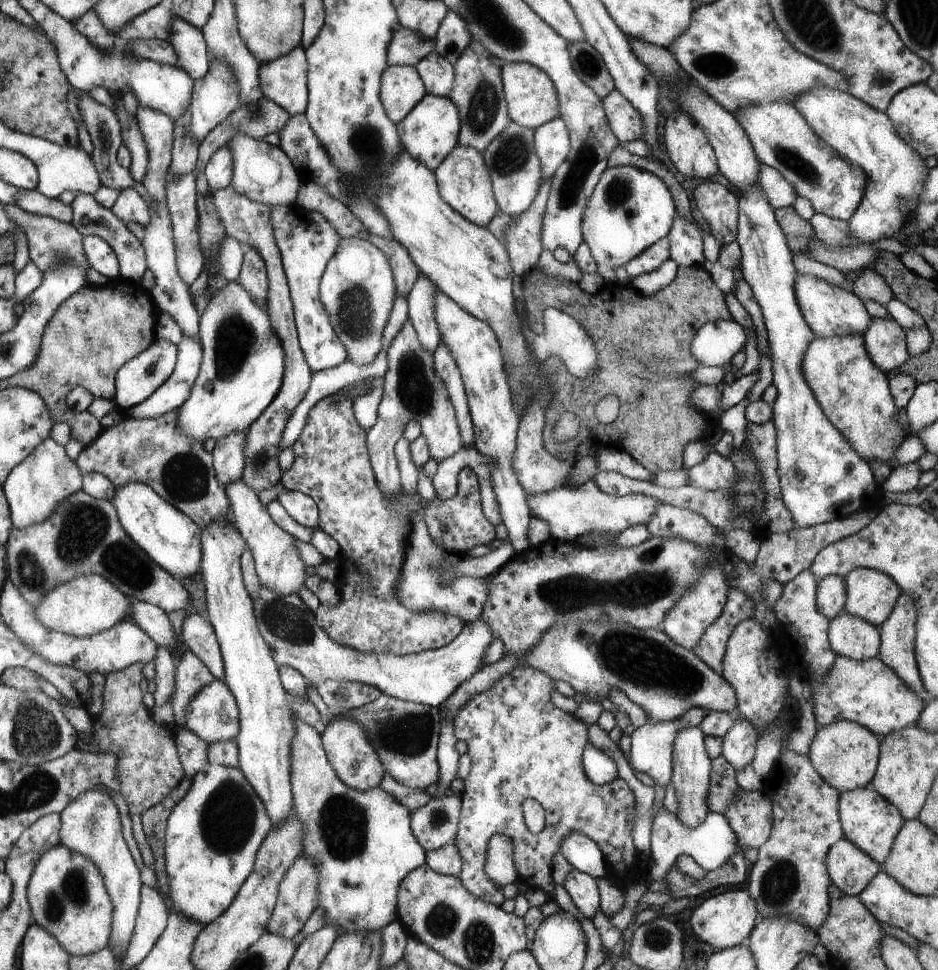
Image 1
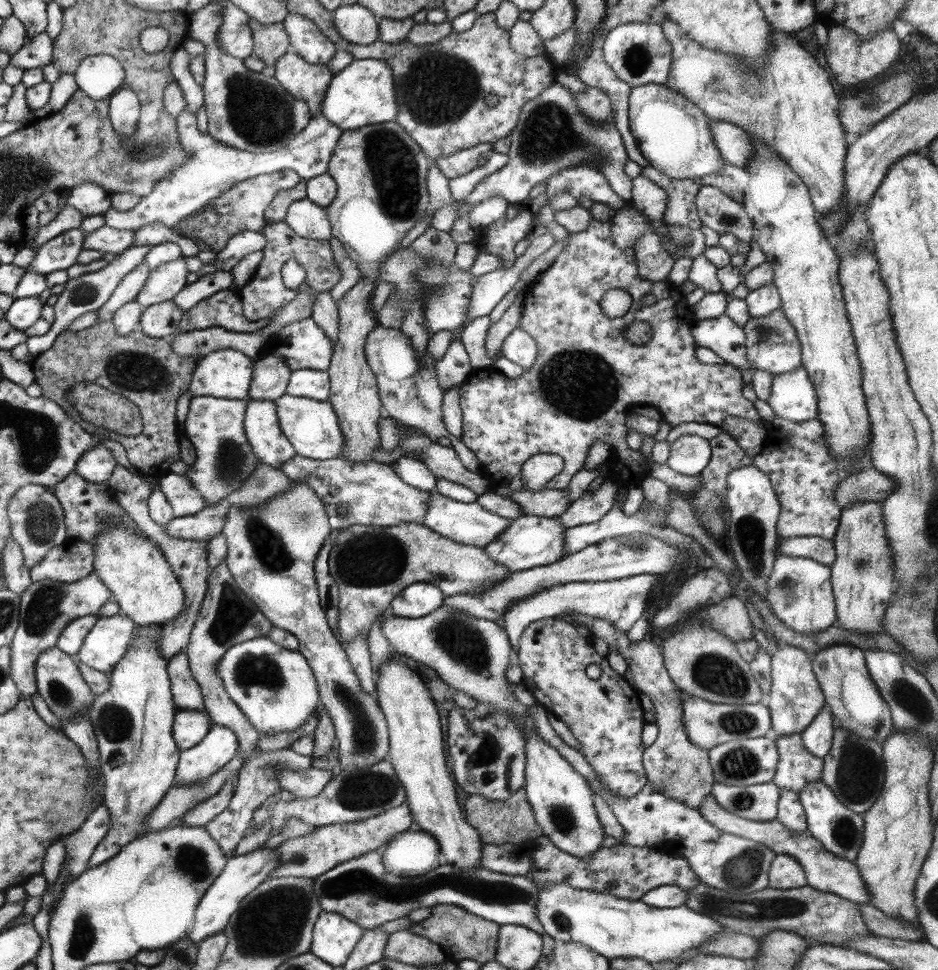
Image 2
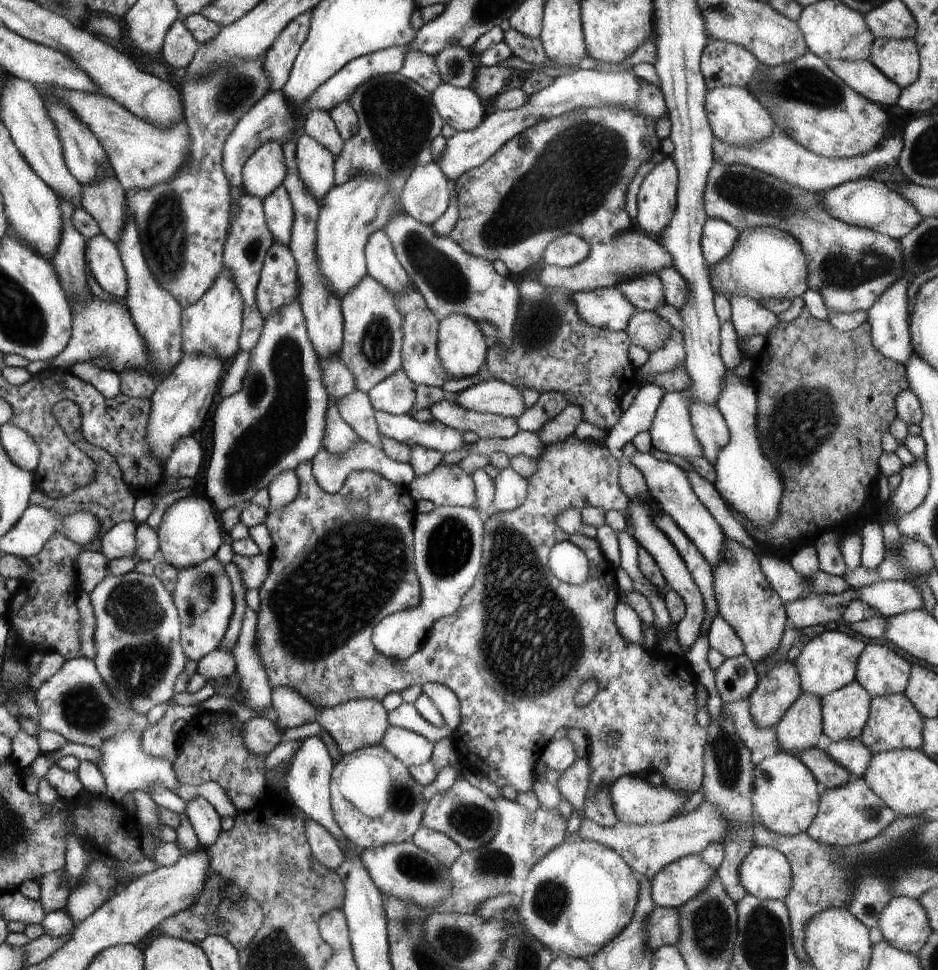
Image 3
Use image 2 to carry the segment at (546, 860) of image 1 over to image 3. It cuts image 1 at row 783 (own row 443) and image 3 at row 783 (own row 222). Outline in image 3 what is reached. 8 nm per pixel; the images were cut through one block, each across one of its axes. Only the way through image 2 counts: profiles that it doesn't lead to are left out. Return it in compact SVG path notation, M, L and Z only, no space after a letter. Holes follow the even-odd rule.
M575 434L565 438L563 442L557 442L553 446L545 446L545 454L537 460L537 472L527 480L527 498L521 506L517 506L515 510L511 512L497 512L497 514L491 514L487 520L485 520L485 530L483 530L483 558L481 558L481 568L473 580L473 586L469 588L469 592L461 598L461 606L457 608L455 614L451 616L445 616L441 620L437 620L433 624L433 628L429 630L427 638L423 640L421 648L407 660L395 660L395 658L389 658L385 654L381 654L373 642L371 642L371 634L373 634L373 628L389 614L395 614L395 612L403 612L403 610L413 610L419 602L421 602L421 584L419 584L419 576L417 576L417 568L415 568L415 556L413 552L409 550L407 552L407 544L413 544L413 538L415 534L411 534L411 526L415 526L415 520L413 516L415 514L415 506L417 502L413 502L409 496L409 490L405 486L397 486L393 482L389 482L387 478L383 478L381 474L377 472L351 472L347 476L347 480L343 482L343 486L339 488L337 494L327 494L325 490L321 490L321 486L317 484L317 480L313 478L313 472L309 468L309 460L301 462L297 468L295 468L295 474L299 478L299 494L297 498L283 506L283 508L277 508L277 510L267 510L269 516L265 518L265 526L267 526L267 534L269 538L273 540L273 546L271 546L271 564L269 564L269 574L265 578L265 582L261 584L259 588L259 612L257 612L257 652L259 652L259 658L261 658L261 664L263 668L267 670L267 682L271 688L281 688L281 686L287 686L287 688L293 688L299 696L303 696L313 708L317 710L323 710L323 708L337 708L337 706L343 706L347 702L355 702L355 700L377 700L381 702L387 694L401 694L405 688L413 686L413 684L443 684L447 688L453 690L453 694L459 698L459 704L461 704L461 722L455 730L455 744L459 748L459 760L467 760L471 768L477 768L479 774L483 774L491 784L495 784L499 790L503 786L511 786L517 794L525 794L525 792L531 792L533 790L533 782L535 782L535 766L539 762L539 756L541 752L545 750L547 742L553 738L553 734L561 728L567 728L567 730L583 730L587 734L587 740L589 740L589 752L587 752L587 760L589 760L589 788L587 788L587 798L591 798L599 788L609 788L617 778L621 776L639 776L639 774L645 774L645 772L659 772L665 780L665 786L673 788L675 792L683 792L683 794L693 794L695 790L701 788L701 780L703 780L703 754L705 754L705 742L707 742L707 730L703 730L703 726L697 724L697 708L695 708L695 686L697 686L697 676L693 674L689 662L683 658L683 656L671 656L671 654L663 654L661 658L649 650L643 650L639 646L633 646L629 644L627 640L623 640L619 636L619 630L615 626L615 606L619 602L619 588L617 588L617 576L615 576L615 566L611 562L605 560L597 540L593 538L587 538L587 536L571 536L571 534L565 534L561 528L557 528L555 524L555 516L561 512L561 510L567 510L567 508L575 508L575 510L581 510L581 508L601 508L603 512L625 512L627 506L629 506L629 500L627 496L623 496L619 484L617 484L617 470L621 466L621 460L617 460L611 450L601 442L601 444L595 444L595 442L583 442L583 440L577 440ZM353 500L363 500L367 502L367 510L365 512L353 512L353 510L347 510L347 502L353 502ZM557 542L571 542L575 544L577 548L583 550L583 554L587 556L589 560L589 578L583 586L569 586L561 580L557 580L553 576L553 572L549 570L547 566L547 560L549 560L549 552L551 548L557 544ZM587 680L597 680L599 688L595 698L579 708L573 700L577 696L577 690L587 682ZM615 738L617 740L617 746L615 748L609 748L607 742Z

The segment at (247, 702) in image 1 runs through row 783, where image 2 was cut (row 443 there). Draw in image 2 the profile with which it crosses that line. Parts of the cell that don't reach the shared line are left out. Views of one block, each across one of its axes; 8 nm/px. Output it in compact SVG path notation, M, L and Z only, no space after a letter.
M249 400L245 410L245 438L257 456L257 462L275 470L293 462L295 448L283 434L275 402Z

